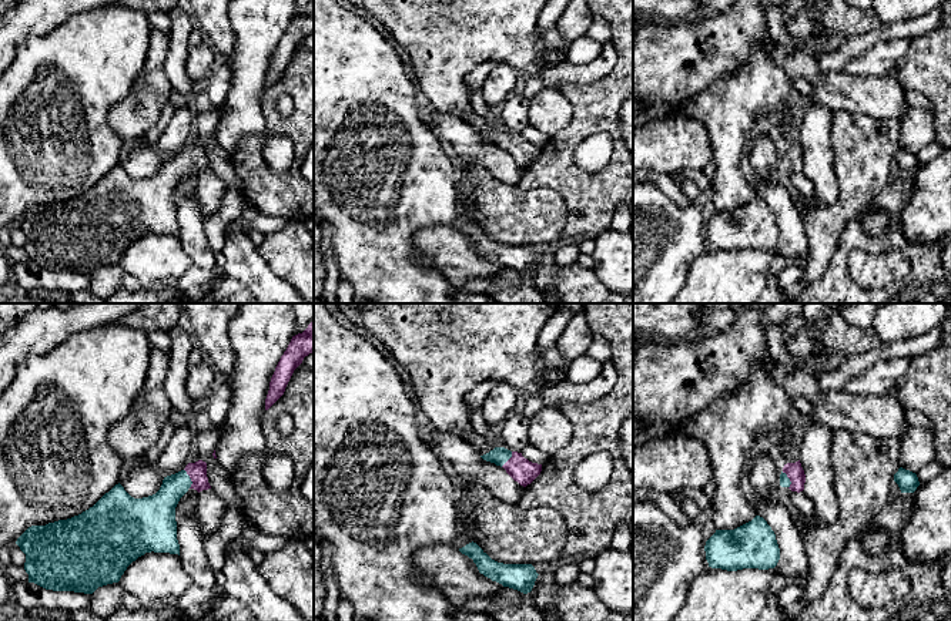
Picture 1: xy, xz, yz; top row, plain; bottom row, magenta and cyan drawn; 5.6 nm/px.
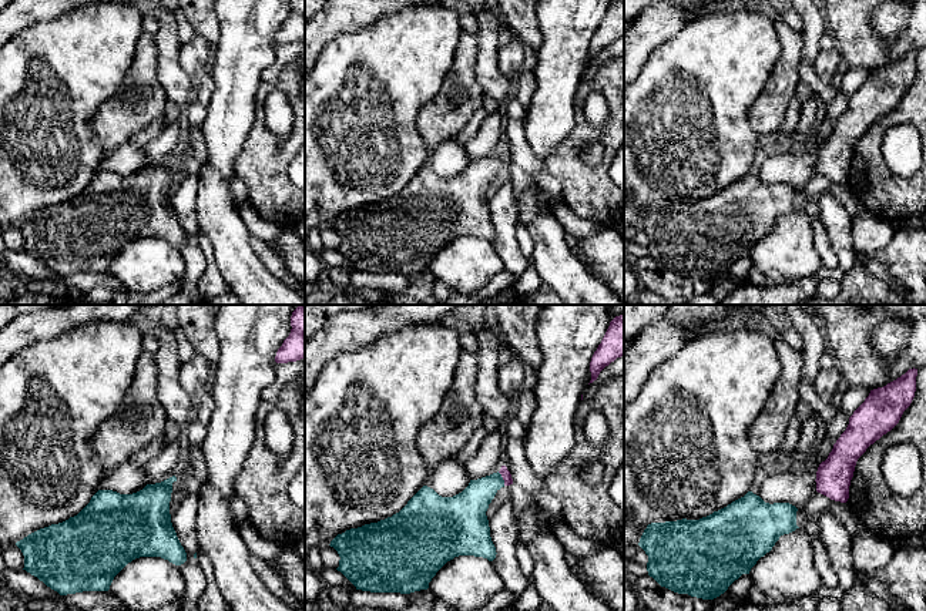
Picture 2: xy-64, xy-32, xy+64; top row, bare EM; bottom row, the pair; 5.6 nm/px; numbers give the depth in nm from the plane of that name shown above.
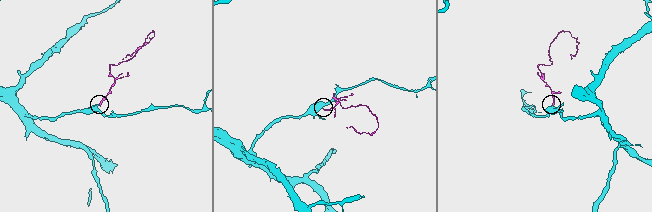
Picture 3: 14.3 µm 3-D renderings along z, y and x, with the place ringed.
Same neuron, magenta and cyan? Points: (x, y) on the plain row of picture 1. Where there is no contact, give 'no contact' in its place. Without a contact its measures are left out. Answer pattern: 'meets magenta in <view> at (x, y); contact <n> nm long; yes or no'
meets magenta in xy at (190, 158); contact 120 nm long; yes

